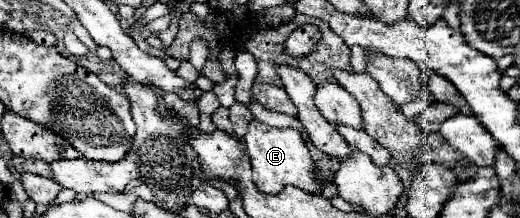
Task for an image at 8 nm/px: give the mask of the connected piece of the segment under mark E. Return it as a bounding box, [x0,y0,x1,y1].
[243,122,323,194]

